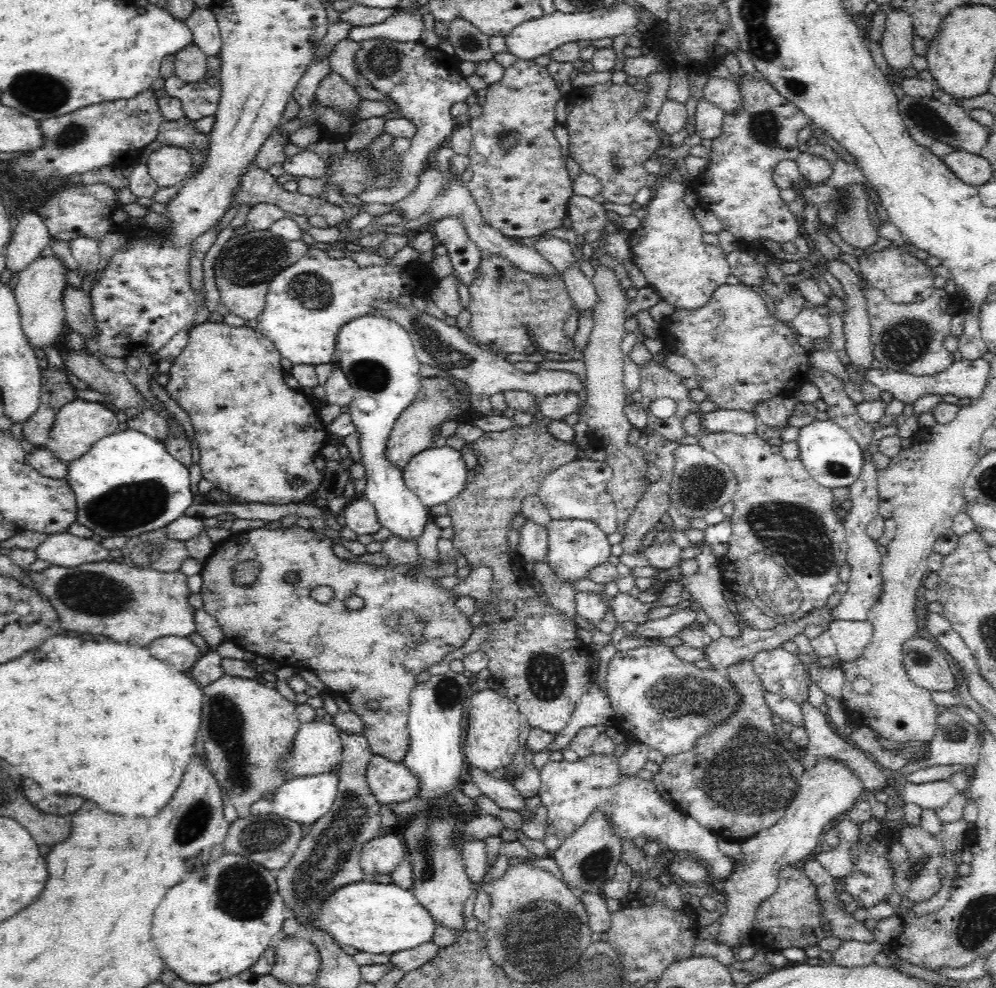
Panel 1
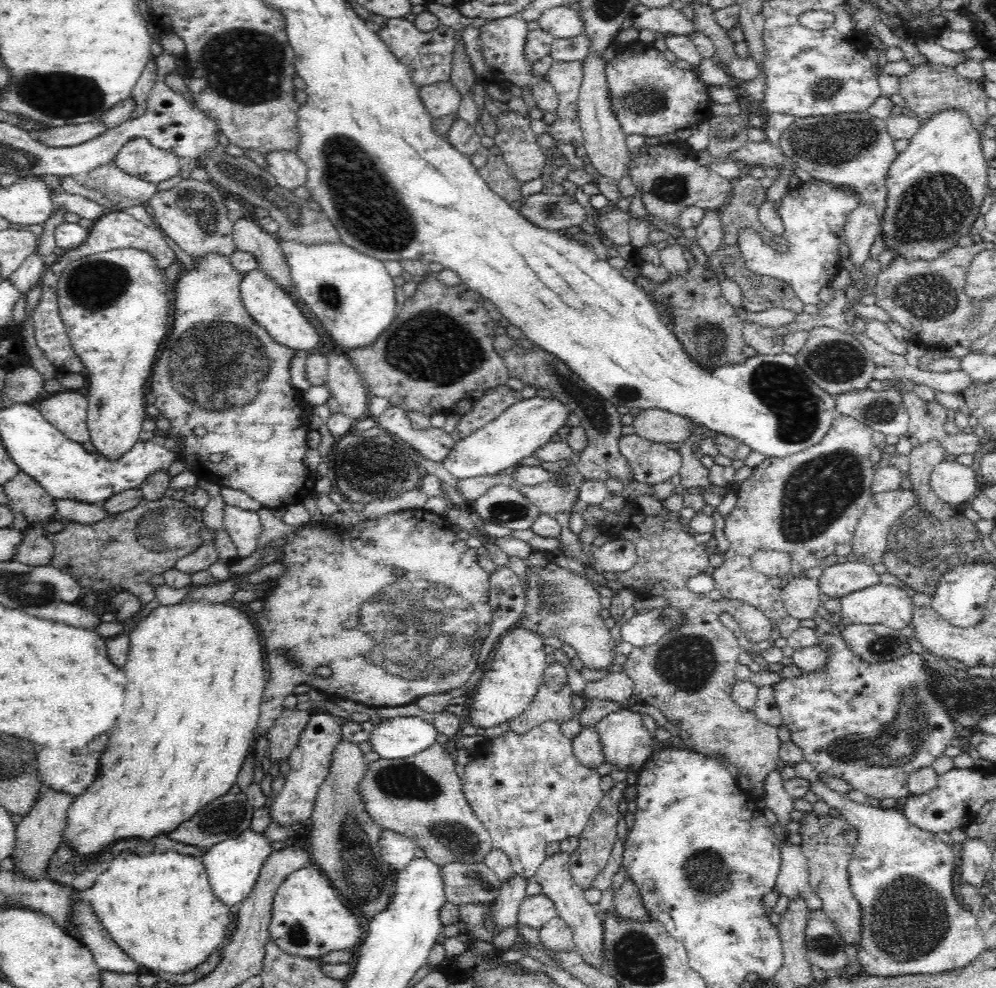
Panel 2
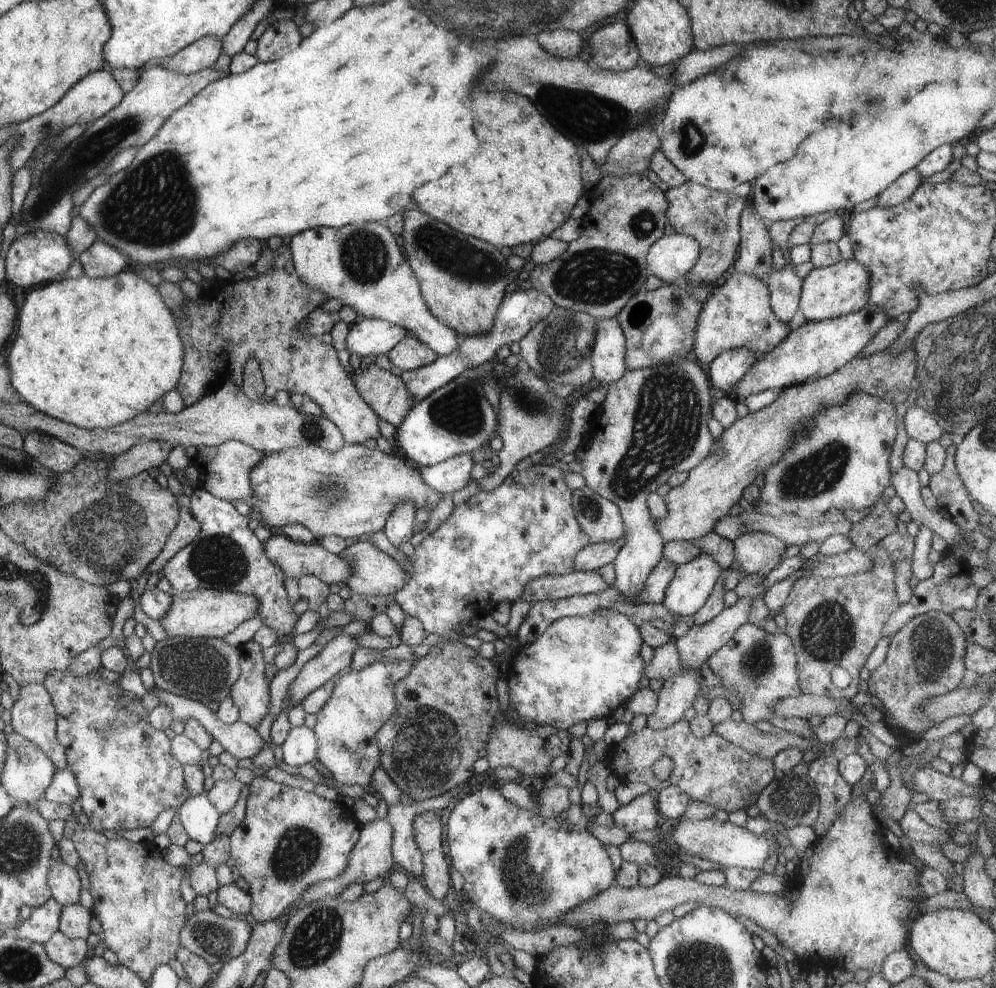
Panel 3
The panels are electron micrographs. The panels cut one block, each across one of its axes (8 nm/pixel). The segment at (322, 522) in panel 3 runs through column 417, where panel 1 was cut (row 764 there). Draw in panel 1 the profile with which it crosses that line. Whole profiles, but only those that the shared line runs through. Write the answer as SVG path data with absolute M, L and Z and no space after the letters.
M474 690L468 702L468 736L462 746L466 764L494 772L498 768L506 768L514 754L520 750L520 708L514 700L506 698L498 690Z

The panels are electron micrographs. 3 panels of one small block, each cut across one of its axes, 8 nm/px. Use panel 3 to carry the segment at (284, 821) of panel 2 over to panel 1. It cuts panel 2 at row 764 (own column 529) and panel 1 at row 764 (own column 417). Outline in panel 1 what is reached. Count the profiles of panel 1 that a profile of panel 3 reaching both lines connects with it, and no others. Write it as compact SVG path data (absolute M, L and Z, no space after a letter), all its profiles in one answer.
M372 756L368 764L368 786L380 804L402 804L416 796L418 780L400 762L390 762L384 756Z

